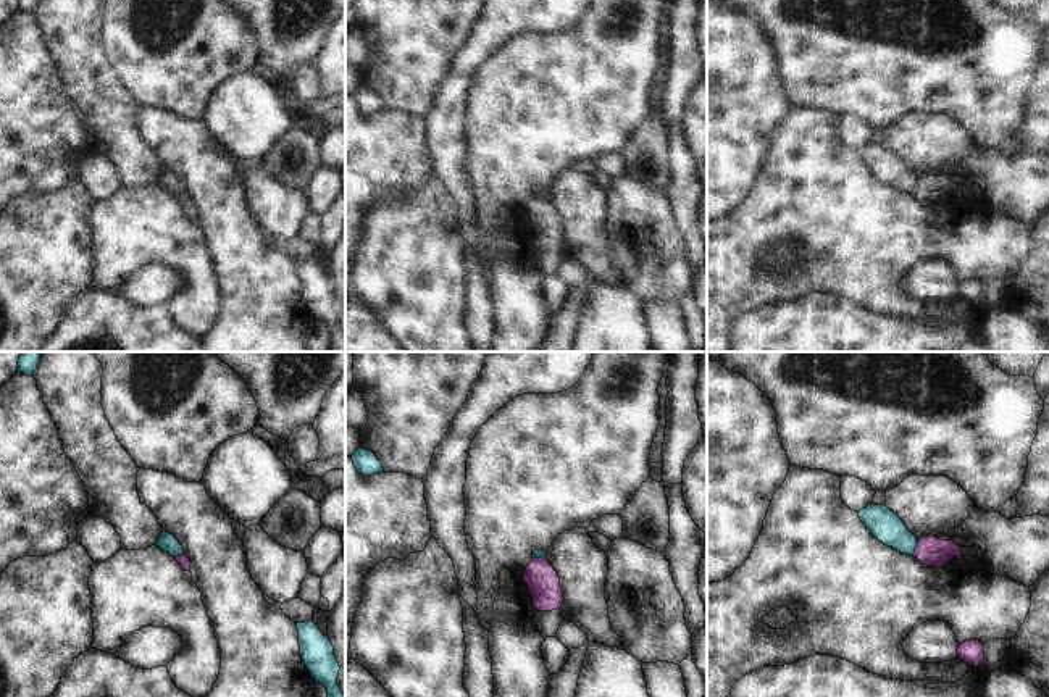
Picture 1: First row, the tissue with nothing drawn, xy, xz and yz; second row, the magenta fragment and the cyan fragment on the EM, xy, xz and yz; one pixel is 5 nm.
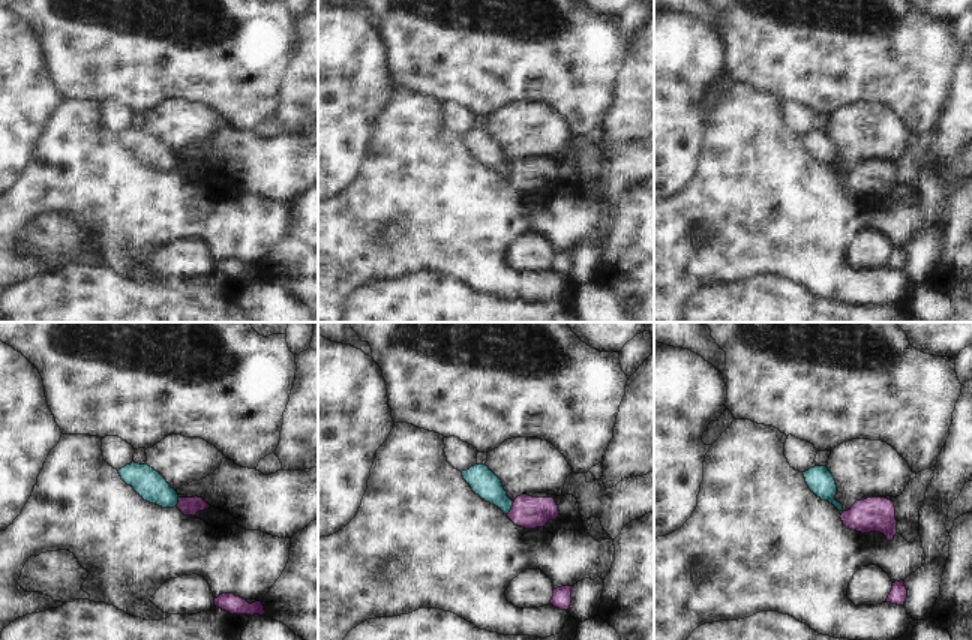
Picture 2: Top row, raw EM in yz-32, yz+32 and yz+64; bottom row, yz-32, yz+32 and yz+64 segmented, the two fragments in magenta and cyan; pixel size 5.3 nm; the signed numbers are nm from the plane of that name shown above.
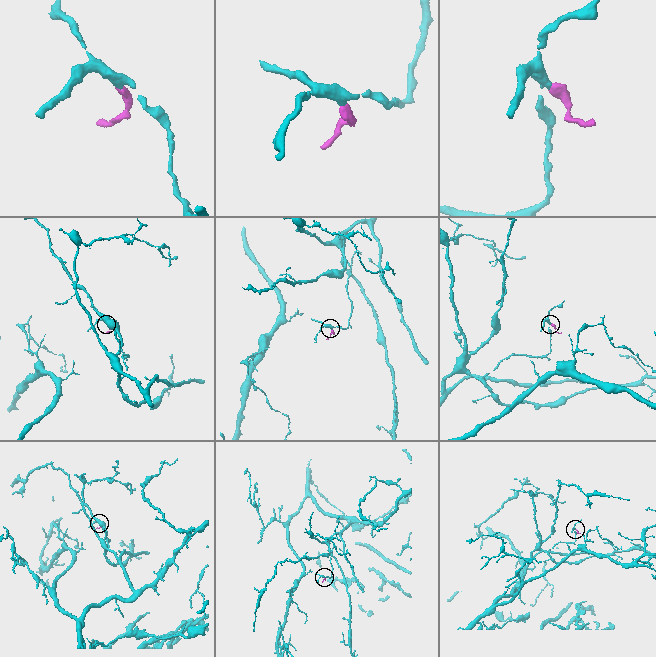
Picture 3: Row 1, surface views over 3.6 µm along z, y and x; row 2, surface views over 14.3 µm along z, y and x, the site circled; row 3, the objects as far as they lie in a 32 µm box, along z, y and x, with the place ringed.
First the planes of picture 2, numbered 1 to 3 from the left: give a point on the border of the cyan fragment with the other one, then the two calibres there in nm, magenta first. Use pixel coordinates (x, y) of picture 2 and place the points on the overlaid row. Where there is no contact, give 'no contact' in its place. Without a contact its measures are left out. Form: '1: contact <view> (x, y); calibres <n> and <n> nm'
1: contact yz-32 (179, 502); calibres 100 and 160 nm
2: contact yz+32 (512, 508); calibres 170 and 150 nm
3: no contact

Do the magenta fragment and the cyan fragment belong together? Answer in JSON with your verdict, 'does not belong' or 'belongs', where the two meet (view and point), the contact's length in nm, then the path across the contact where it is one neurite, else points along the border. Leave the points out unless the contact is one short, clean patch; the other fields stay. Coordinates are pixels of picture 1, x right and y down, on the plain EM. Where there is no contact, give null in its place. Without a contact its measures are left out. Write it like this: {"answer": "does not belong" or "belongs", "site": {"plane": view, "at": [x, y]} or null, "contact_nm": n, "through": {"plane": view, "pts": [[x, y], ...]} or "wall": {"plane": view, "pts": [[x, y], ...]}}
{"answer": "does not belong", "site": {"plane": "yz", "at": [917, 186]}, "contact_nm": 90, "wall": {"plane": "yz", "pts": [[919, 178], [912, 194]]}}

